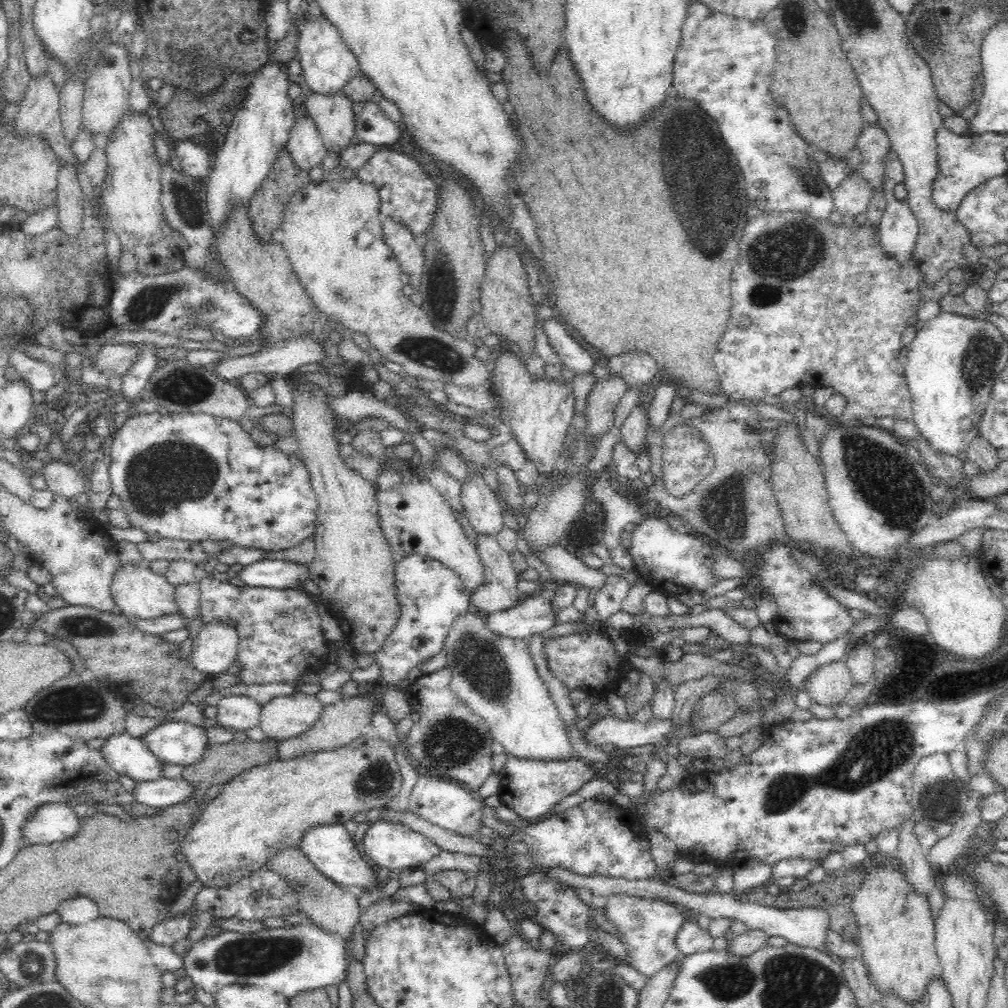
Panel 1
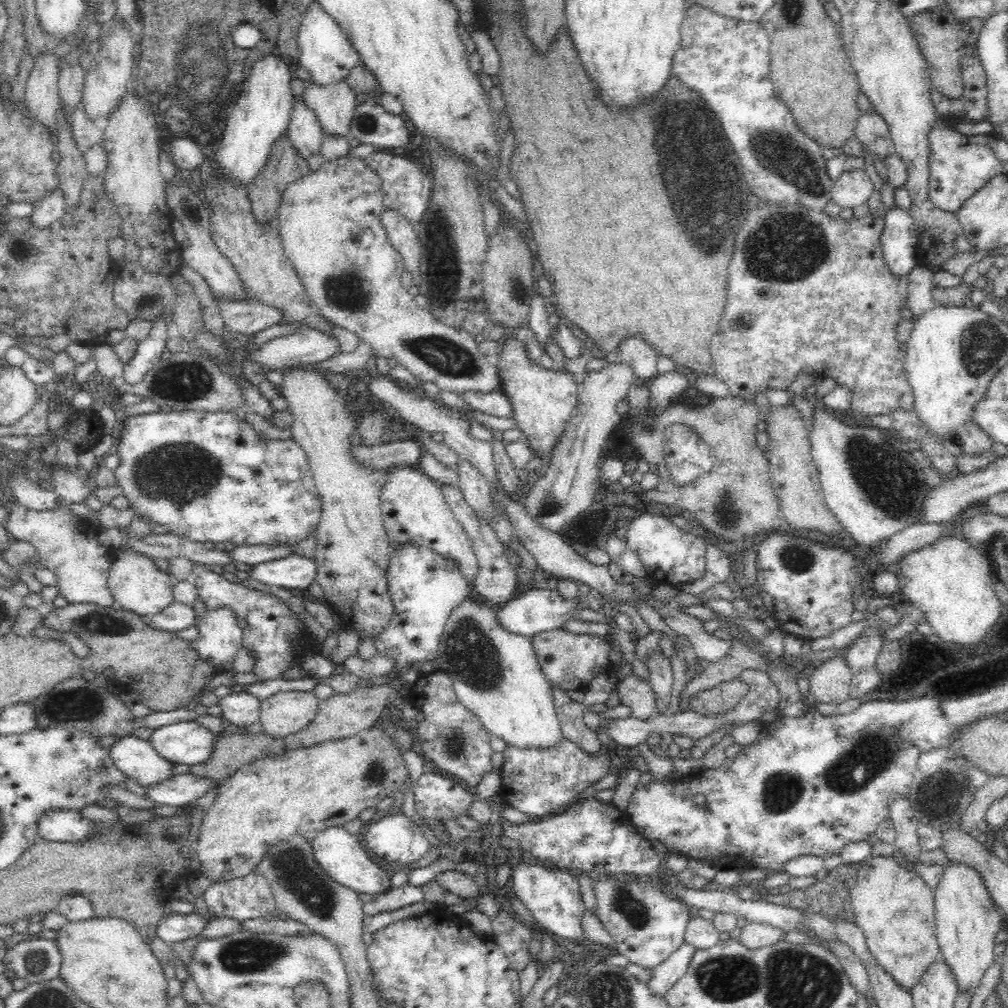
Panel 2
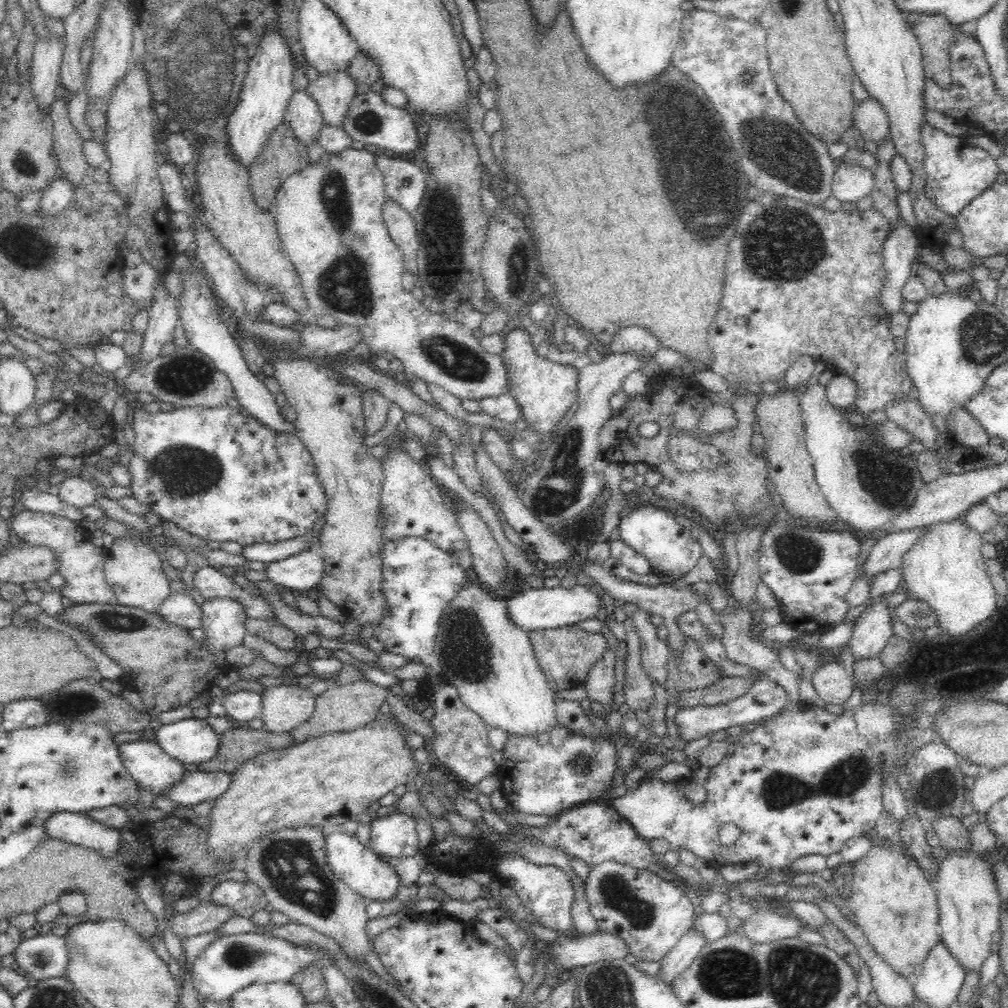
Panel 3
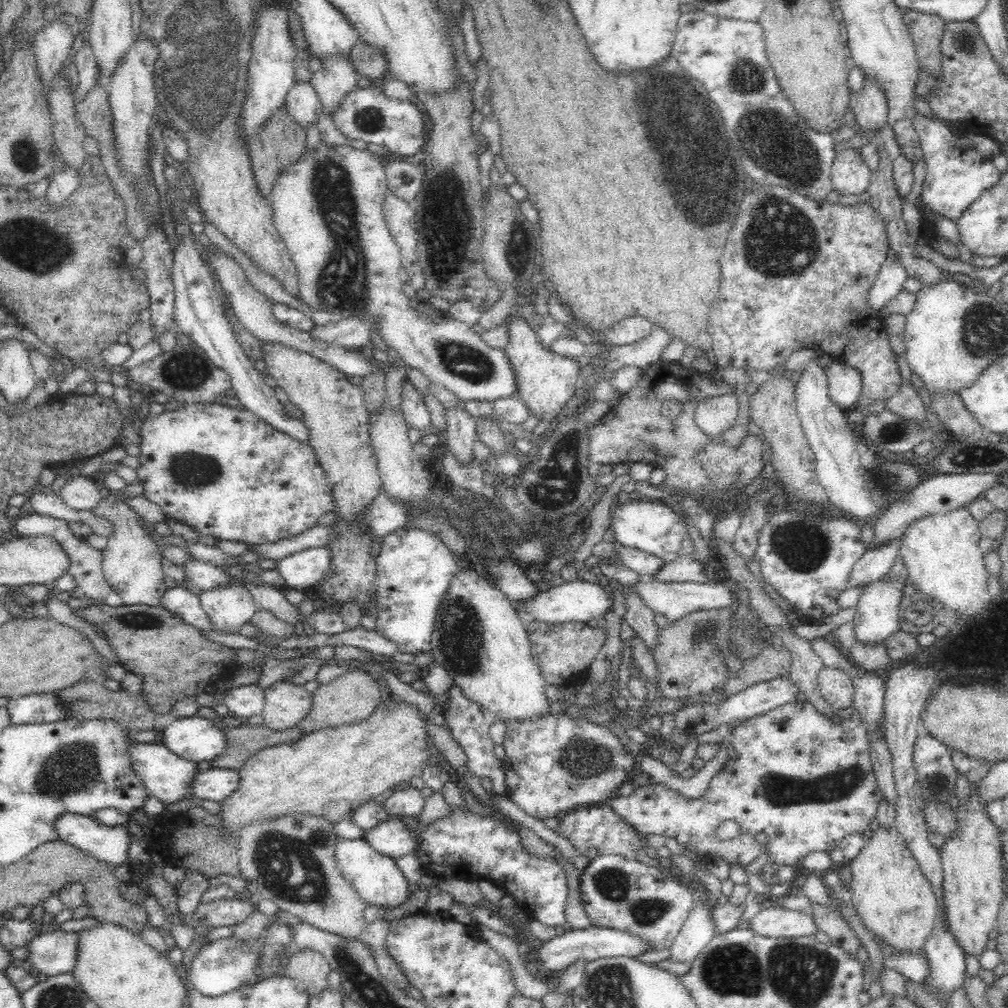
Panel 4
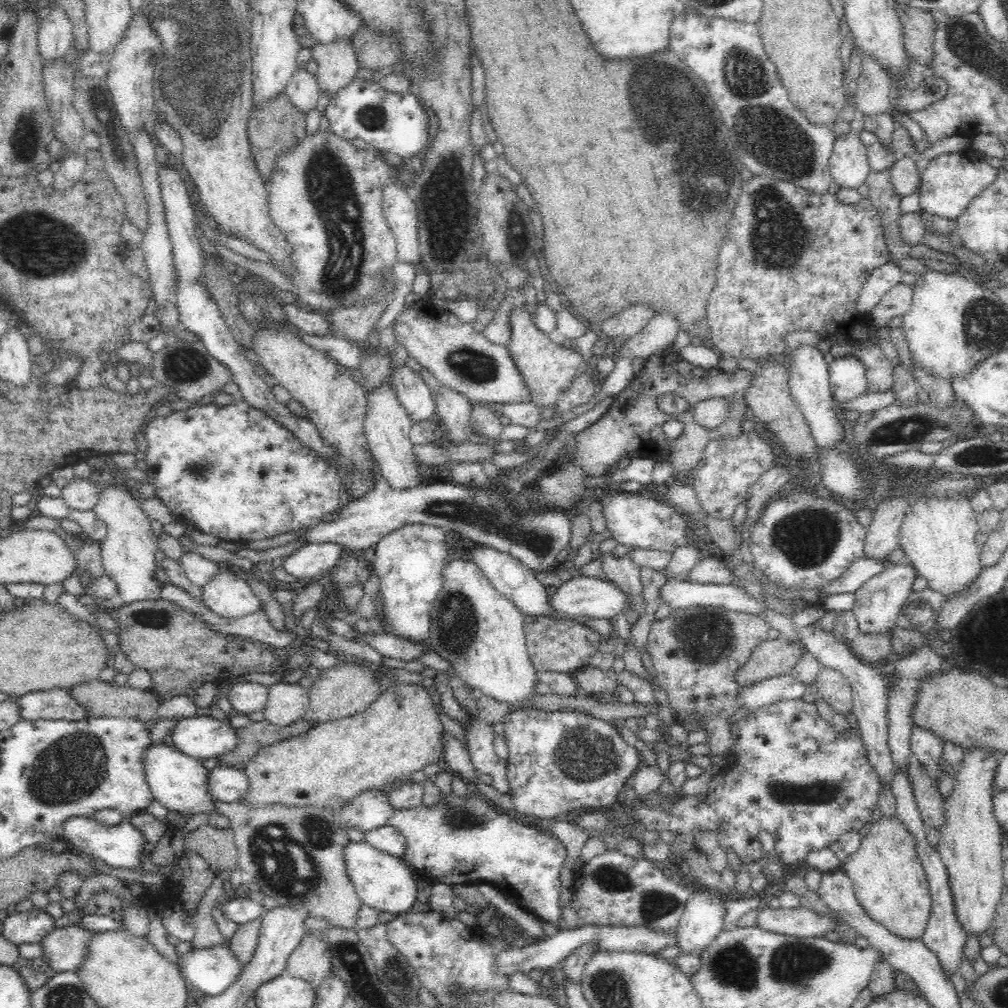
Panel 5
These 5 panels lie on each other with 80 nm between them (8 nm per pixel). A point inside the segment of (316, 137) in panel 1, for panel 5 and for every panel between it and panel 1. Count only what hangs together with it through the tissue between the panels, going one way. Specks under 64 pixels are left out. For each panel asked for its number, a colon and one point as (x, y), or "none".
2: (304, 131)
3: (302, 114)
4: (302, 102)
5: (302, 90)

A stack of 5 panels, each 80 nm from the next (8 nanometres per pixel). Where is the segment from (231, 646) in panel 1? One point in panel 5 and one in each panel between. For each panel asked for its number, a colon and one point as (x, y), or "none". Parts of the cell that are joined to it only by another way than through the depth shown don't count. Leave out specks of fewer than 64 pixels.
2: (219, 637)
3: (222, 619)
4: (228, 608)
5: (229, 594)

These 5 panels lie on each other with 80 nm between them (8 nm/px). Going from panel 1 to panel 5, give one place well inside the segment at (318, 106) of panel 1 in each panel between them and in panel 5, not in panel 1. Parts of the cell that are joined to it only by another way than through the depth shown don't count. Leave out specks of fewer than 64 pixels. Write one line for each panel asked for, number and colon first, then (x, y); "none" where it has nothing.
2: (333, 105)
3: (334, 94)
4: (337, 77)
5: (337, 63)

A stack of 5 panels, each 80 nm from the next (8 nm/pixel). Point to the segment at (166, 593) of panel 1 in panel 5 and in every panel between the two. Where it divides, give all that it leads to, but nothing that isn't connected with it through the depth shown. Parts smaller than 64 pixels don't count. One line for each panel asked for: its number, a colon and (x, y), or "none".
2: (136, 585)
3: (133, 571)
4: (132, 561)
5: (128, 552)

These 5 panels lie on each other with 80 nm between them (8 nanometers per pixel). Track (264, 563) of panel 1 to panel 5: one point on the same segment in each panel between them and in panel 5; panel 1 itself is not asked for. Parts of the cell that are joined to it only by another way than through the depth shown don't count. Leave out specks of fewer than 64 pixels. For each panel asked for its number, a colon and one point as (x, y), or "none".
2: (295, 573)
3: (300, 573)
4: (302, 571)
5: (310, 562)

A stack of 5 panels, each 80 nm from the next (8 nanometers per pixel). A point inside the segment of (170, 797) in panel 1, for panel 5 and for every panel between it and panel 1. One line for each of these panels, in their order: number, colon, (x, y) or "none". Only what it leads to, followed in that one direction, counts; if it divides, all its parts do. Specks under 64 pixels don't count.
2: (179, 790)
3: (194, 787)
4: (215, 784)
5: (225, 783)

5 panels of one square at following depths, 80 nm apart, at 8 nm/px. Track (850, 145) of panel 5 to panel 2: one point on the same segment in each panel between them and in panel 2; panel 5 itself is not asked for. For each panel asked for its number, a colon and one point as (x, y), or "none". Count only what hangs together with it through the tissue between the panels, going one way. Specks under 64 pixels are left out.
2: (851, 189)
3: (851, 182)
4: (850, 175)

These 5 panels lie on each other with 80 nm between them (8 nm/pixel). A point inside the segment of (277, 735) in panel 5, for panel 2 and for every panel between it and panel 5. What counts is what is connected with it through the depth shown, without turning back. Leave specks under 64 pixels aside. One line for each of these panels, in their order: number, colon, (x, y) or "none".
2: (230, 752)
3: (239, 743)
4: (242, 742)

